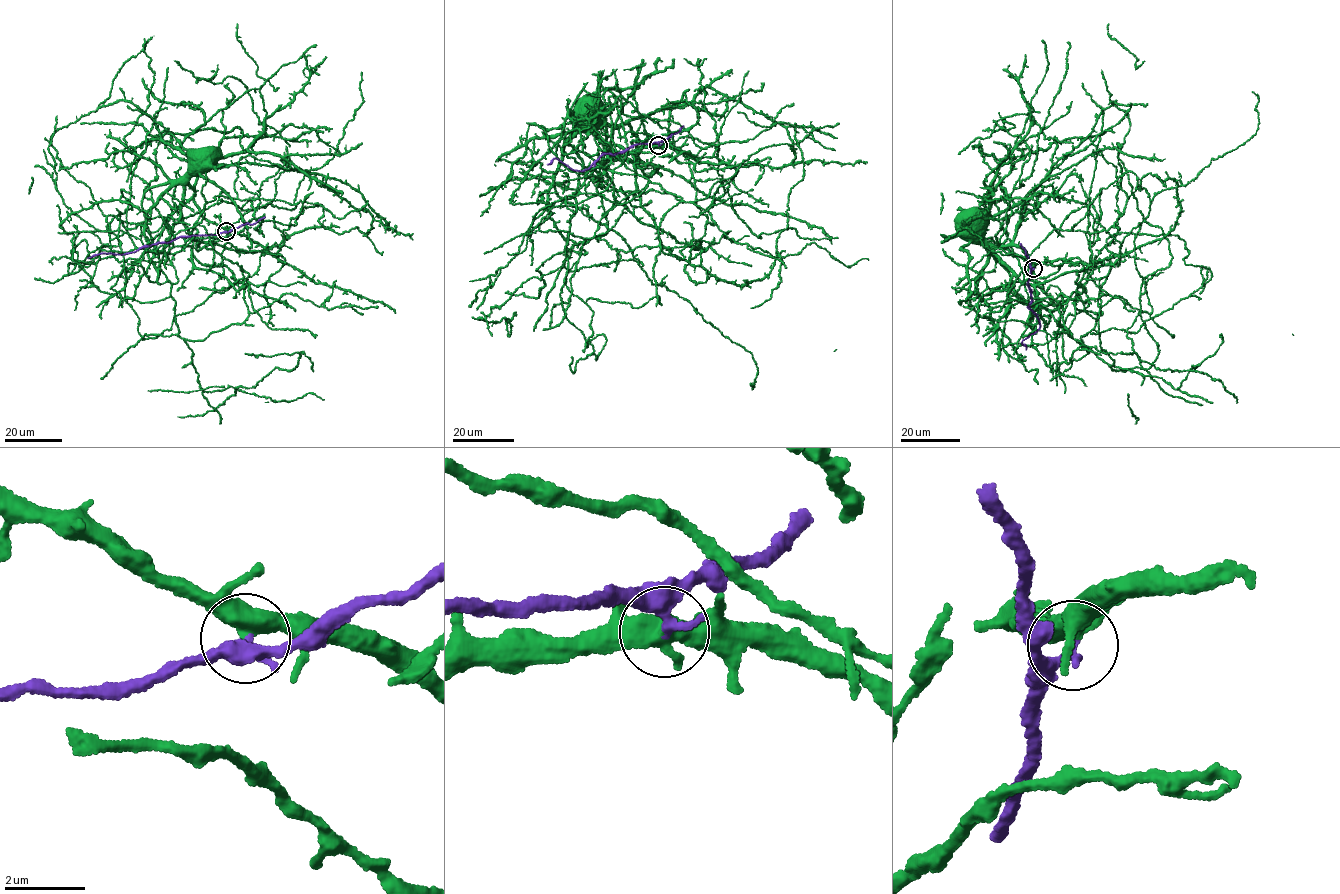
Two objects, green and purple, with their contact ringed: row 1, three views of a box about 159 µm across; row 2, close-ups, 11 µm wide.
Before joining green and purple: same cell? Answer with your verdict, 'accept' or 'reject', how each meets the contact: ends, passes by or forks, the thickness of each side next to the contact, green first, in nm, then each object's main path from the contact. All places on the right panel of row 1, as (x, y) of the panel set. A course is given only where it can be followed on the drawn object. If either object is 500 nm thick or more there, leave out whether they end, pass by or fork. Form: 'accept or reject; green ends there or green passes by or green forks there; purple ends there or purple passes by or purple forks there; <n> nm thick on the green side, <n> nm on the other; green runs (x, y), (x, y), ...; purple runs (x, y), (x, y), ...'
reject; green passes by; purple ends there; 480 nm thick on the green side, 360 nm on the other; green runs (1033, 267), (1029, 267), (1028, 257), (1020, 248), (997, 247), (964, 240), (957, 229), (959, 222); purple runs (1033, 267), (1027, 282), (1031, 301), (1028, 306), (1040, 326), (1022, 342), (1026, 349)

